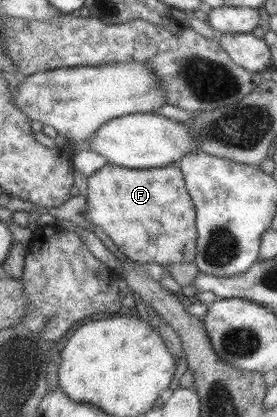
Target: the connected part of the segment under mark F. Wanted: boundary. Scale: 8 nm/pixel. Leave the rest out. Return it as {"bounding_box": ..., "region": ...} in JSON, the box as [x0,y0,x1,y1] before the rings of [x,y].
{"bounding_box":[86,162,196,265],"region":[[[177,162],[168,167],[128,169],[106,163],[88,176],[86,213],[130,261],[169,265],[193,262],[196,254],[195,209]]]}

